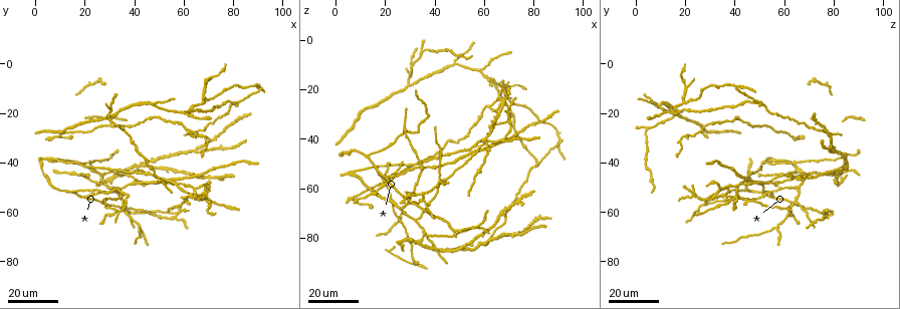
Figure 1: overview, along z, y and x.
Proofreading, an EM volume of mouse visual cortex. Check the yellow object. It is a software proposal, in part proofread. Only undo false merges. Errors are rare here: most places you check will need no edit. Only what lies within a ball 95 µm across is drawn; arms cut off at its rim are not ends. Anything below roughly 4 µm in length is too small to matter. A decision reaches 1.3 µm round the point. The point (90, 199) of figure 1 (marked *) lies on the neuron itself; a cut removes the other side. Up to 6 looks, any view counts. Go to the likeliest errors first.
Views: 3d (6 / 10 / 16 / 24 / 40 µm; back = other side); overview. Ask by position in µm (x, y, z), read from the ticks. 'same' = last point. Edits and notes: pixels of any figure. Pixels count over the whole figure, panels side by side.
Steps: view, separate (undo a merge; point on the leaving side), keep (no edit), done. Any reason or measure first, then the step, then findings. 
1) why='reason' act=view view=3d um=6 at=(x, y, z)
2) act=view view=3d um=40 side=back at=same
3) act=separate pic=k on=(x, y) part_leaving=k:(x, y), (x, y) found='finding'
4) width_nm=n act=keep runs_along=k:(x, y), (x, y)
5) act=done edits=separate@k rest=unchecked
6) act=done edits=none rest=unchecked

why='branch point' act=view view=3d um=24 at=(68, 53, 23)

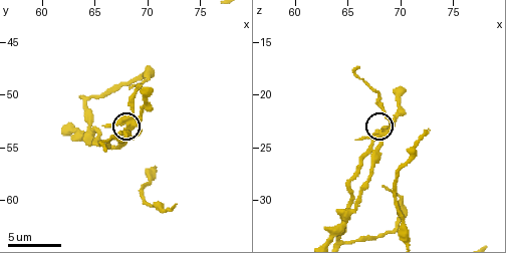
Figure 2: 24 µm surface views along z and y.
act=view view=3d um=10 at=(69.2, 52.8, 23.4)

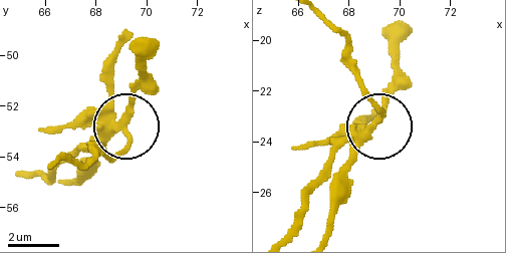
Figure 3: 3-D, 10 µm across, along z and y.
side_arm_um=6 act=keep runs_along=3:(287, 230), (375, 120), (394, 70) found='all the same neuron'

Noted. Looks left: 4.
why='three-way junction' act=view view=3d um=16 at=(69, 10, 20)

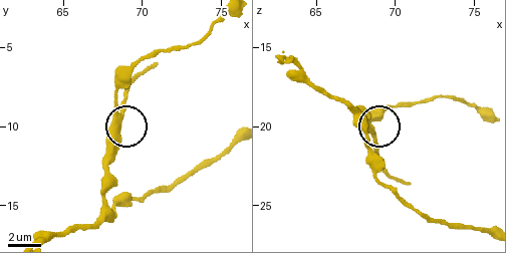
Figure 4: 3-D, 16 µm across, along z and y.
why='closer look' act=view view=3d um=6 at=(68.5, 9.4, 20.4)

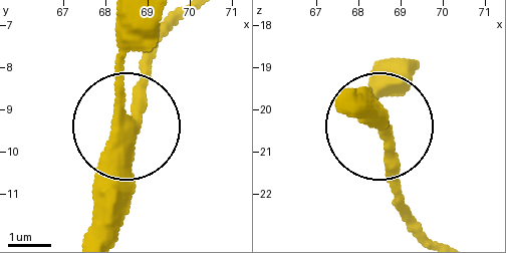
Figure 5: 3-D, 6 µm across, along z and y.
side_arm_um=6 act=keep runs_along=5:(356, 91), (382, 135), (400, 218) found='continuous, no second neuron'

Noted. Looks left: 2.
why='a fork' act=view view=3d um=24 at=(18, 46, 60)

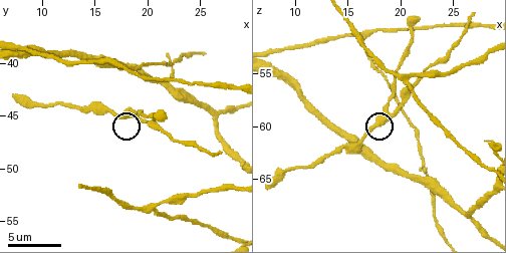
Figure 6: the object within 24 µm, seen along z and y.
act=view view=3d um=10 at=(18.8, 45.0, 59.2)

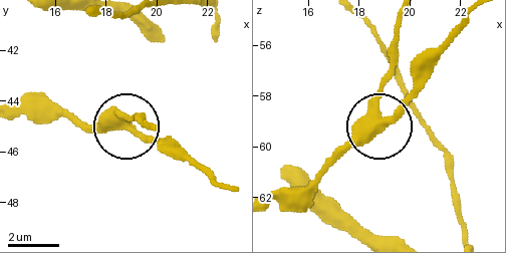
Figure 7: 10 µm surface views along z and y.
side_arm_um=14 act=keep found='all the same neuron'

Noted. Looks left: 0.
act=done edits=none rest=unchecked

